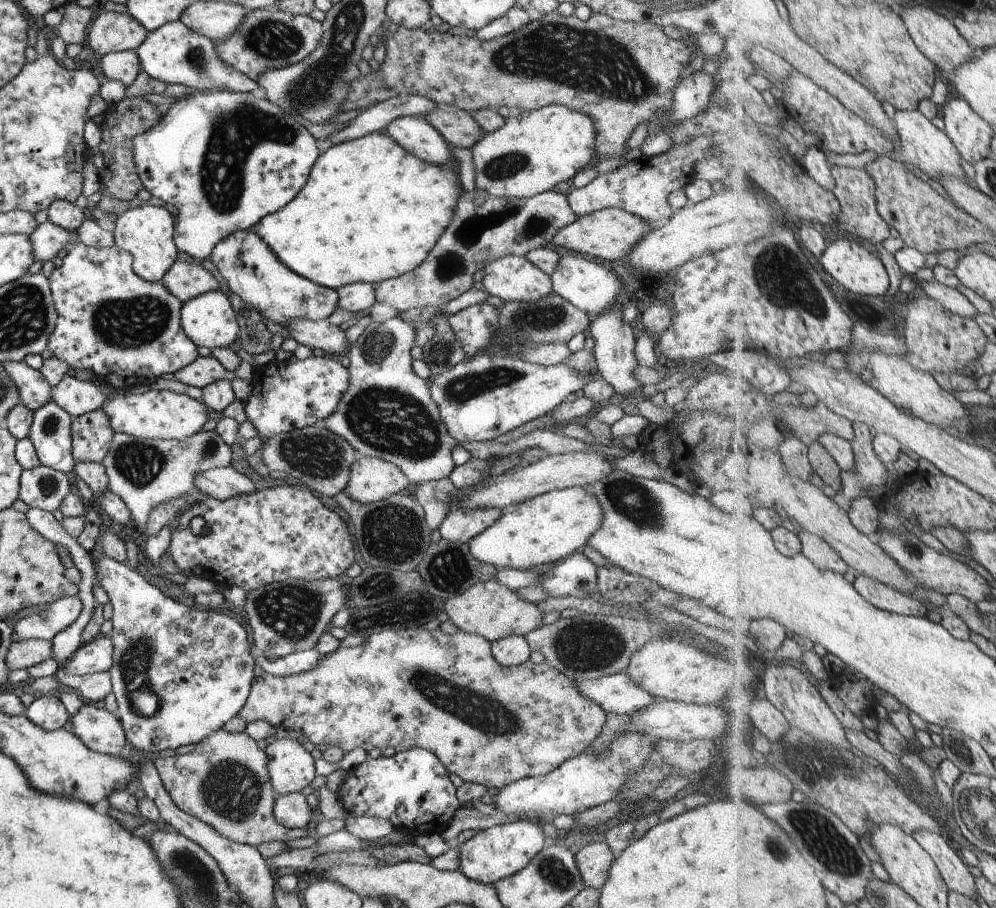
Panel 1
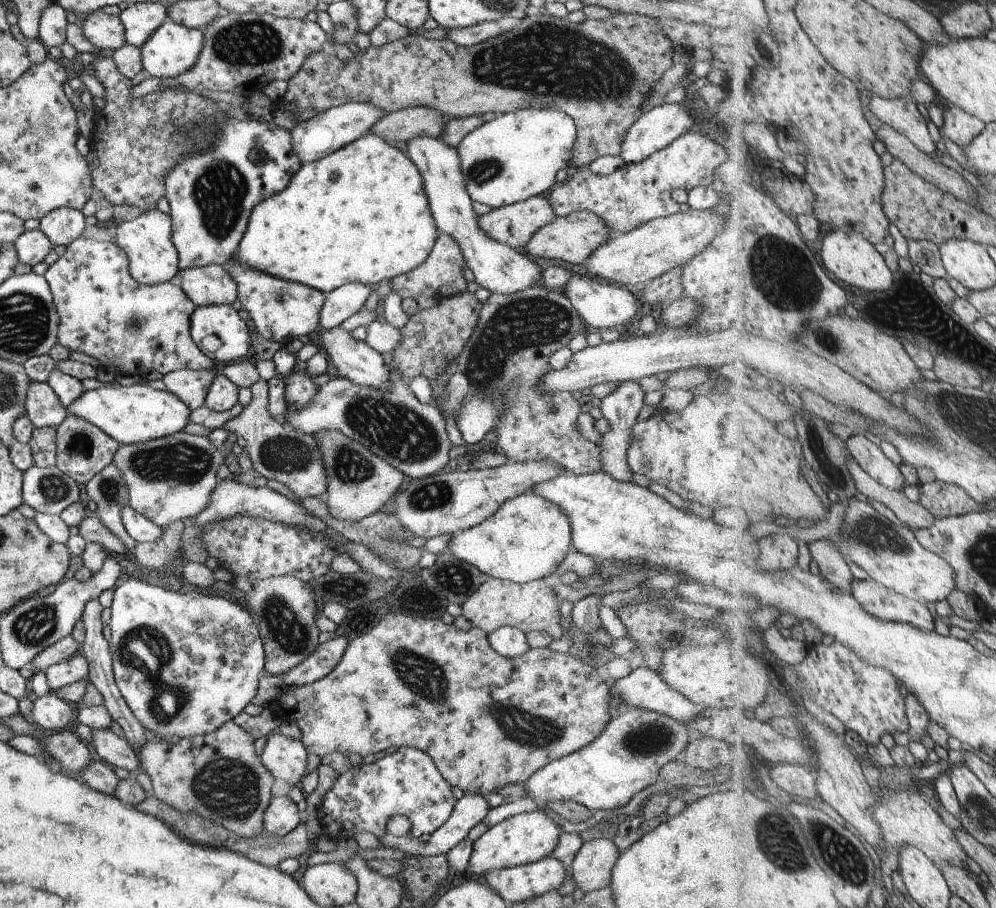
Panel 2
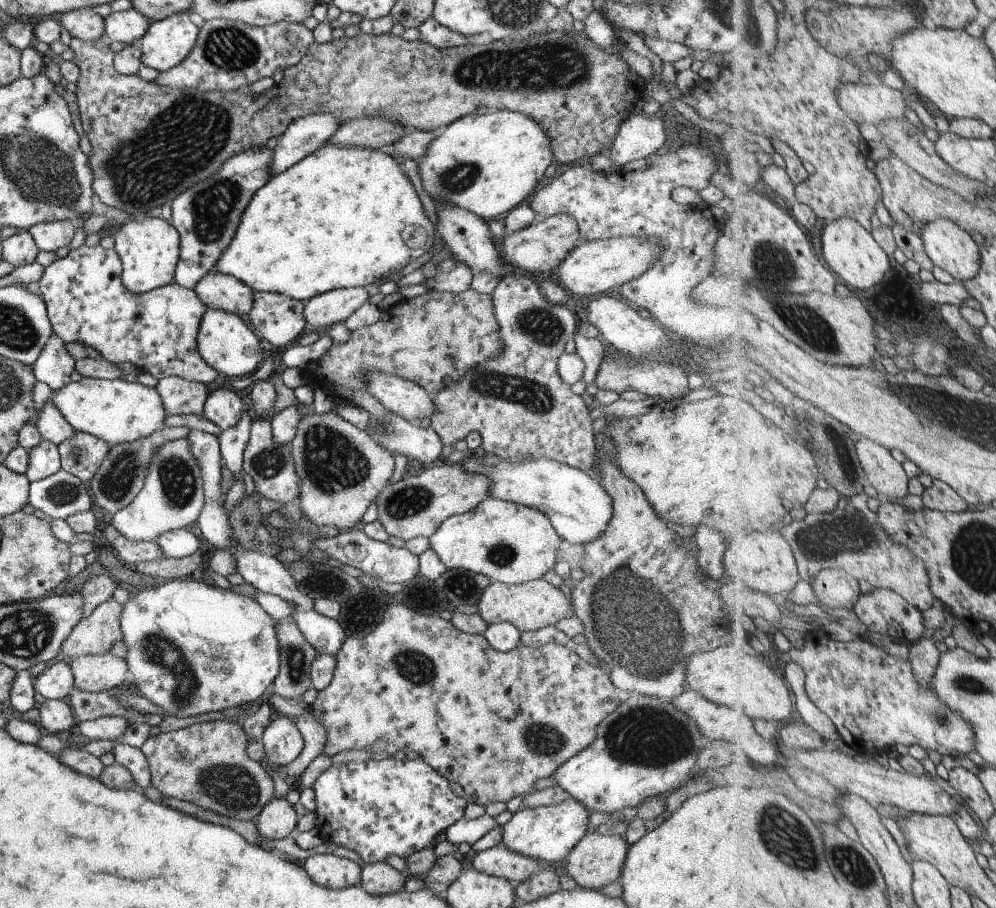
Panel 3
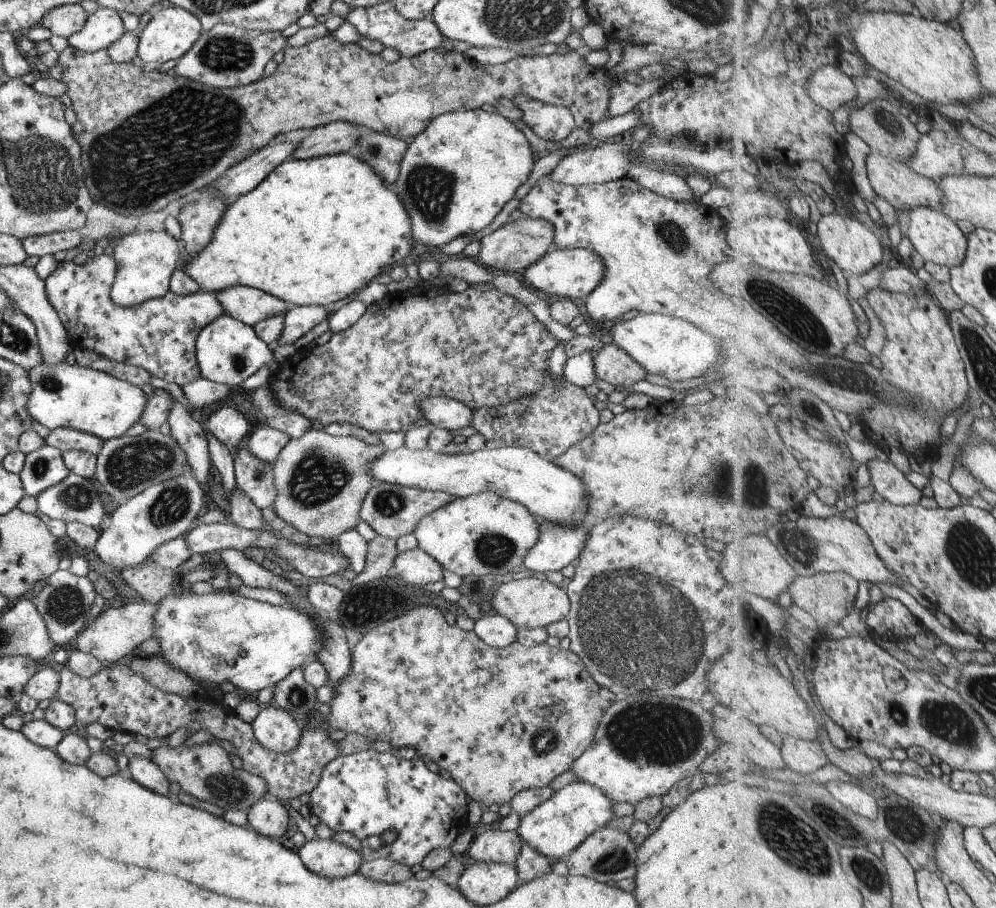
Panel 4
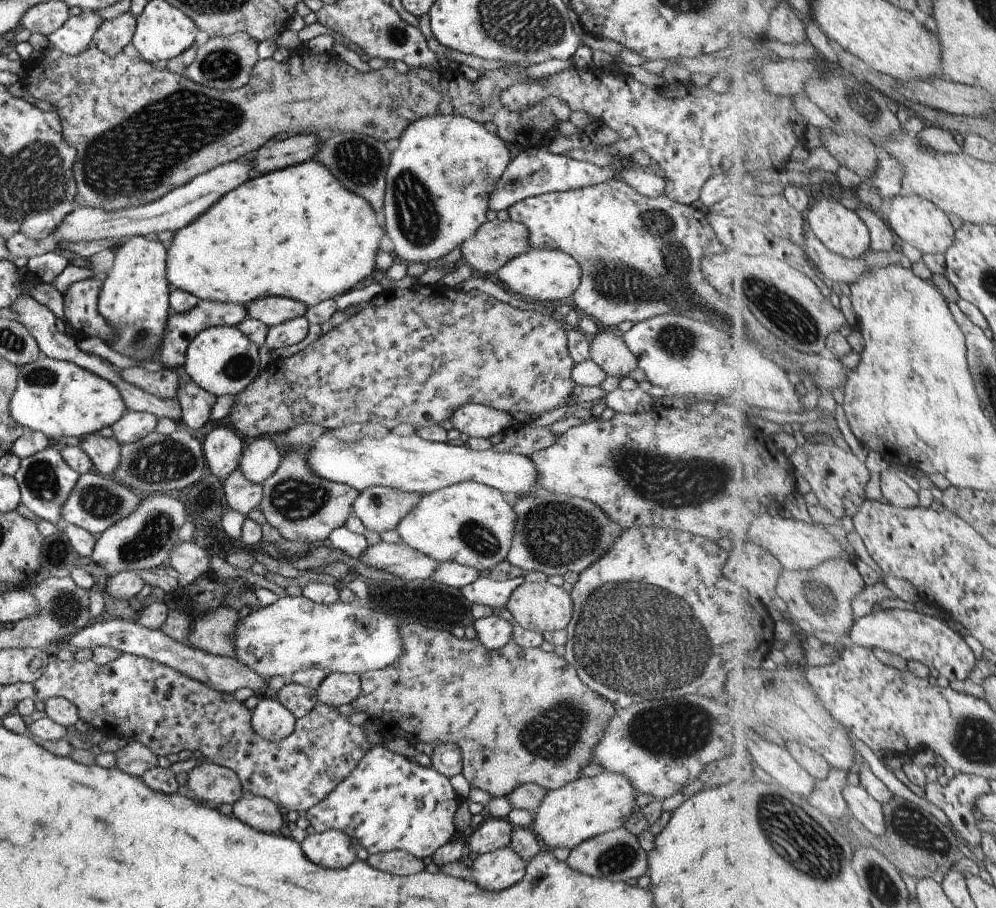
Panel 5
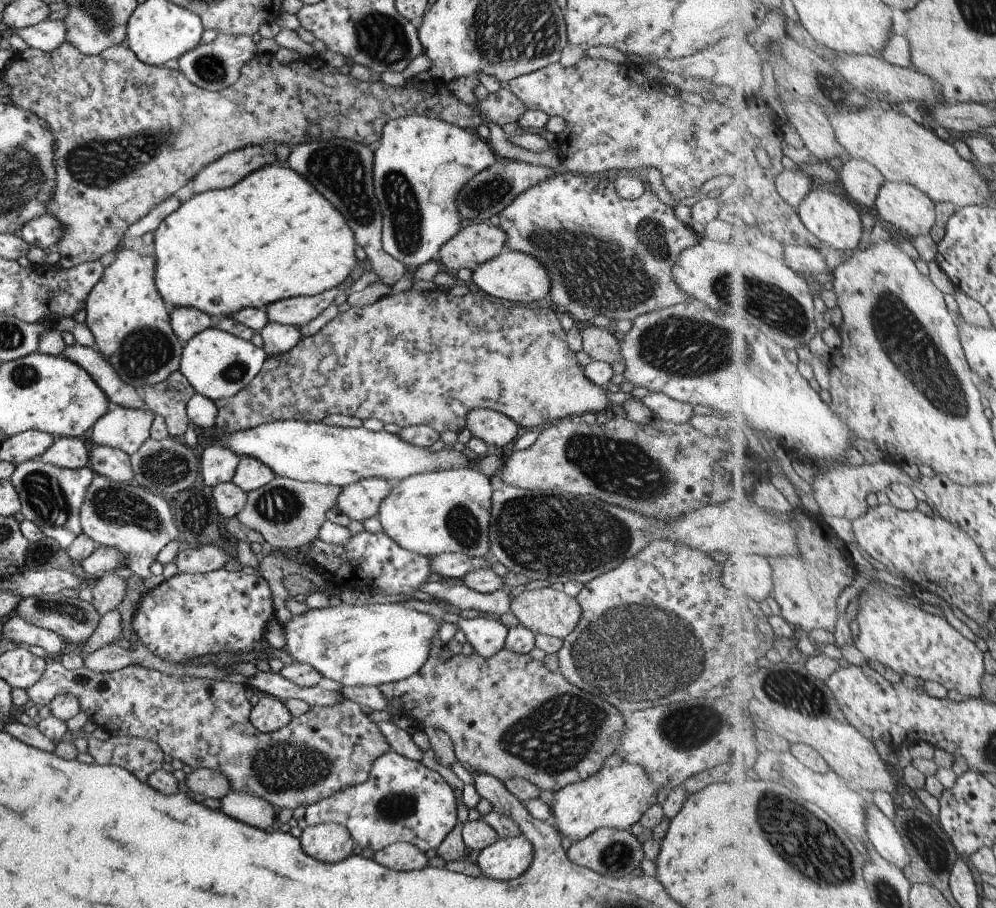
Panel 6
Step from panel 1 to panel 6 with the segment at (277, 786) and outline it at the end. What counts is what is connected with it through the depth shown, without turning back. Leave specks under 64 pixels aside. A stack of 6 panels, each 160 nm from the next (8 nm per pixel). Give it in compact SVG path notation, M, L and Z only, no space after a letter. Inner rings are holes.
M259 694L258 702L250 708L248 715L251 726L262 733L279 730L291 717L284 702L265 694Z

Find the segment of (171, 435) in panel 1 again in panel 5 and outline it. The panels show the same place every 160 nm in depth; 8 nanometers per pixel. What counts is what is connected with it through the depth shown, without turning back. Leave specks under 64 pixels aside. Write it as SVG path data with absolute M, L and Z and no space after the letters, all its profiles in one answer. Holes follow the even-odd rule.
M41 355L18 369L15 390L8 404L11 418L24 429L39 431L48 439L96 433L110 427L127 411L120 390L112 382L72 362Z

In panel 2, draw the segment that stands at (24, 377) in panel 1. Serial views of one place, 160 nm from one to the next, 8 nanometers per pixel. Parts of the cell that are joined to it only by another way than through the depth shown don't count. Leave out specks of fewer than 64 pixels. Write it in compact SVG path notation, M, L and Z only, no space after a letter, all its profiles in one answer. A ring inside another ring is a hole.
M29 380L24 412L34 427L55 427L67 416L66 408L46 382Z

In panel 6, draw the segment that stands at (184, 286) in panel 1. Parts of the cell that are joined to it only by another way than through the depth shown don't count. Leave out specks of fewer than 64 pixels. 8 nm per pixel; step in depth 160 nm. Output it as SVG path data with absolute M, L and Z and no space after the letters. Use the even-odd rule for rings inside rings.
M333 287L311 297L287 297L265 305L263 310L269 322L299 327L325 310L337 295L338 290Z

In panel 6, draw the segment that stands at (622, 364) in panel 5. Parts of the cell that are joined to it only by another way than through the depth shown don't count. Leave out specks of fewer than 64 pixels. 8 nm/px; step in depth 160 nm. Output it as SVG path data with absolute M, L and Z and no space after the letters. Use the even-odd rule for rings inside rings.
M588 323L581 324L581 348L593 361L603 361L612 364L620 361L620 346L617 339L611 335L606 327L596 327Z

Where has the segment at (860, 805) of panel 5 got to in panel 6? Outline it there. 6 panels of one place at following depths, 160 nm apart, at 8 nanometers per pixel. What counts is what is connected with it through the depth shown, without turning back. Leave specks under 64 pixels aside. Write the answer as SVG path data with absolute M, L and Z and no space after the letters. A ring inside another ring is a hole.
M874 801L866 806L866 831L883 858L900 869L909 864L911 857L897 825Z

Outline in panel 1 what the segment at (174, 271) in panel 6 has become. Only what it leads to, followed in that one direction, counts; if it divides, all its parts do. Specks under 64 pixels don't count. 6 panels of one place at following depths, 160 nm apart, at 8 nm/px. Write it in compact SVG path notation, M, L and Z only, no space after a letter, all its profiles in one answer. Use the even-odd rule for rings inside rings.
M373 131L369 134L333 144L321 149L309 171L308 179L283 208L265 215L253 229L265 241L265 244L273 251L273 254L287 267L299 276L309 279L323 288L338 289L349 283L369 283L374 286L385 279L395 278L413 270L425 260L426 254L433 248L441 233L451 222L456 209L456 202L463 190L458 179L458 161L451 159L446 163L428 163L419 157L413 156L402 146L399 146L389 135Z

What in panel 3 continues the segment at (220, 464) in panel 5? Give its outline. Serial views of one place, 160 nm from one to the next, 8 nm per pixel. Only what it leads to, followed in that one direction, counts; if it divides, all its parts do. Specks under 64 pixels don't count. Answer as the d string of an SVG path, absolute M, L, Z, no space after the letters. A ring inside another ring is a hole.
M227 383L221 387L212 386L206 394L201 416L210 420L221 431L231 428L240 419L244 408L240 395Z

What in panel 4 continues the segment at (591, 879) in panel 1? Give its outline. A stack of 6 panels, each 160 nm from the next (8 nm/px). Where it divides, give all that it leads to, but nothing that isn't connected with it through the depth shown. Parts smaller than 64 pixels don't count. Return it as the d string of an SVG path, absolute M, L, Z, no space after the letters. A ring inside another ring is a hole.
M601 827L593 831L564 858L569 875L582 876L603 884L617 884L621 879L633 879L636 846L628 833Z

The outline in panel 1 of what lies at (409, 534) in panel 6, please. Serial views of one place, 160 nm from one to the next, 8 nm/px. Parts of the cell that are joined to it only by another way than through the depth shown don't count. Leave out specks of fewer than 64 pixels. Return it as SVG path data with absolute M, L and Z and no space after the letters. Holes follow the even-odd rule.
M567 487L535 495L519 506L504 510L489 528L466 545L479 562L502 568L529 570L557 562L577 548L601 526L603 513L597 499L585 487Z

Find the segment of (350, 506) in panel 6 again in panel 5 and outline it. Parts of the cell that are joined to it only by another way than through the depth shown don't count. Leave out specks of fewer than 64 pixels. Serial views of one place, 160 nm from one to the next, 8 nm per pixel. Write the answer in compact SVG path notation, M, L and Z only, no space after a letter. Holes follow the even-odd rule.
M367 487L352 502L351 514L362 522L364 528L381 534L393 531L421 497L422 493L408 493L391 487Z

